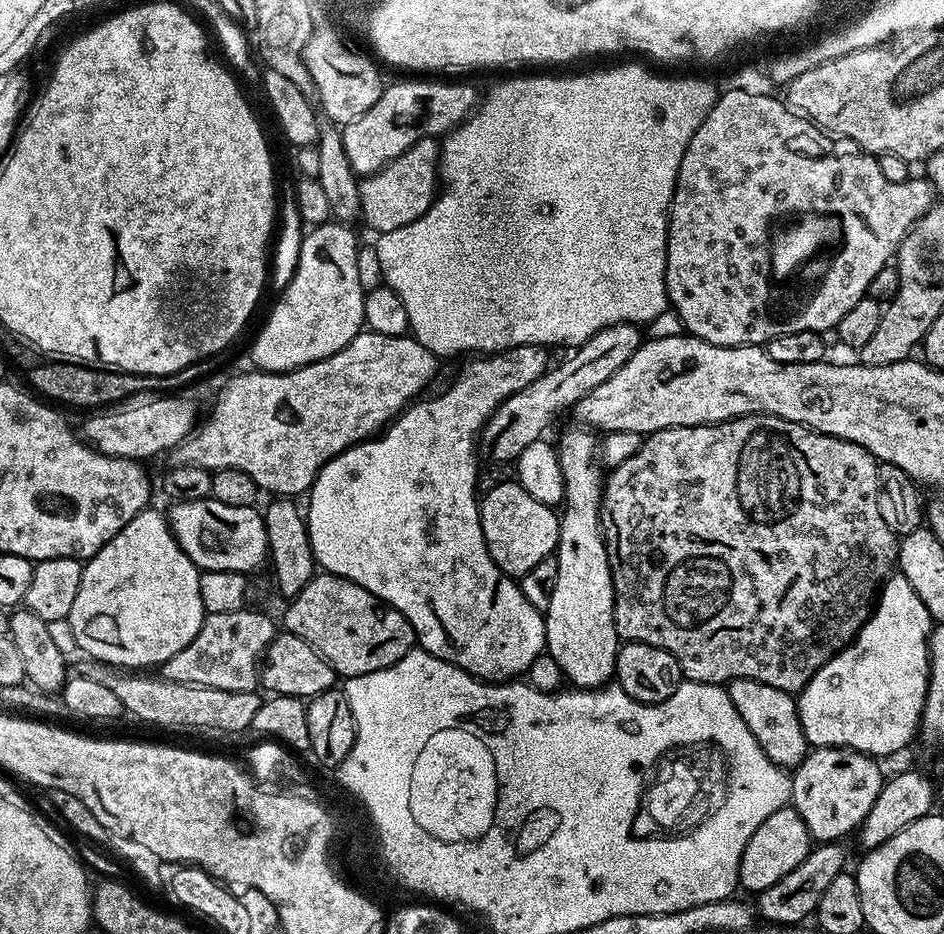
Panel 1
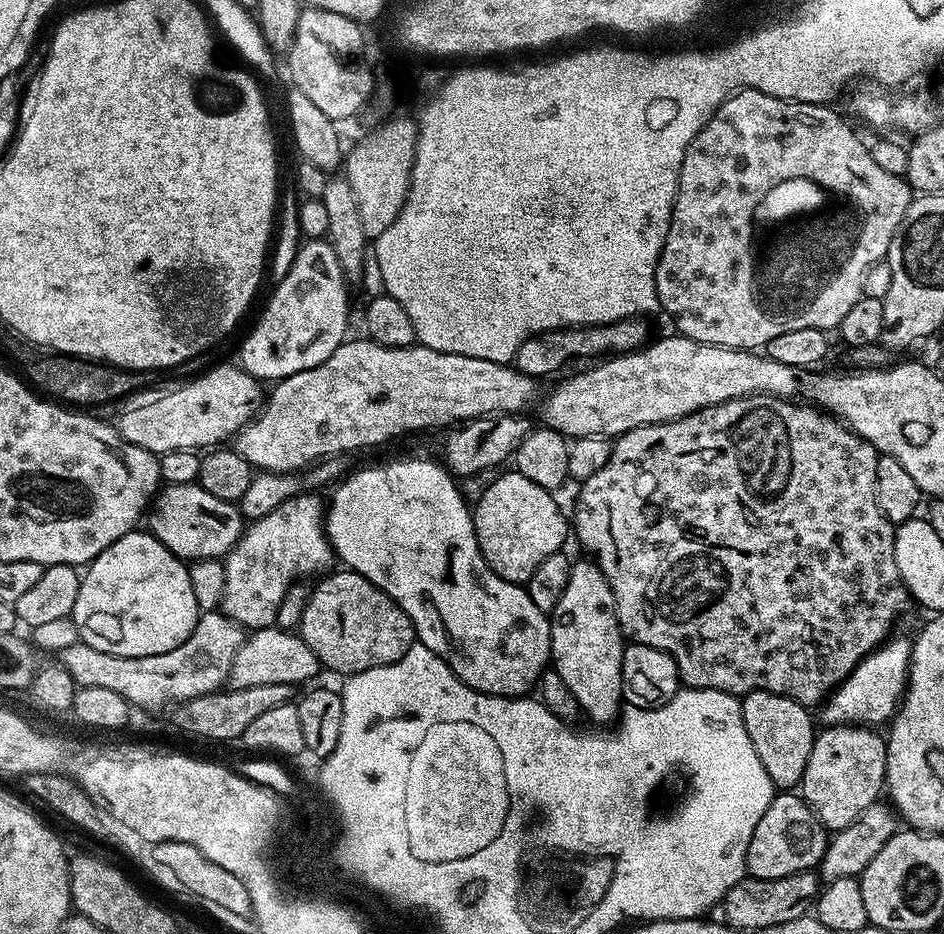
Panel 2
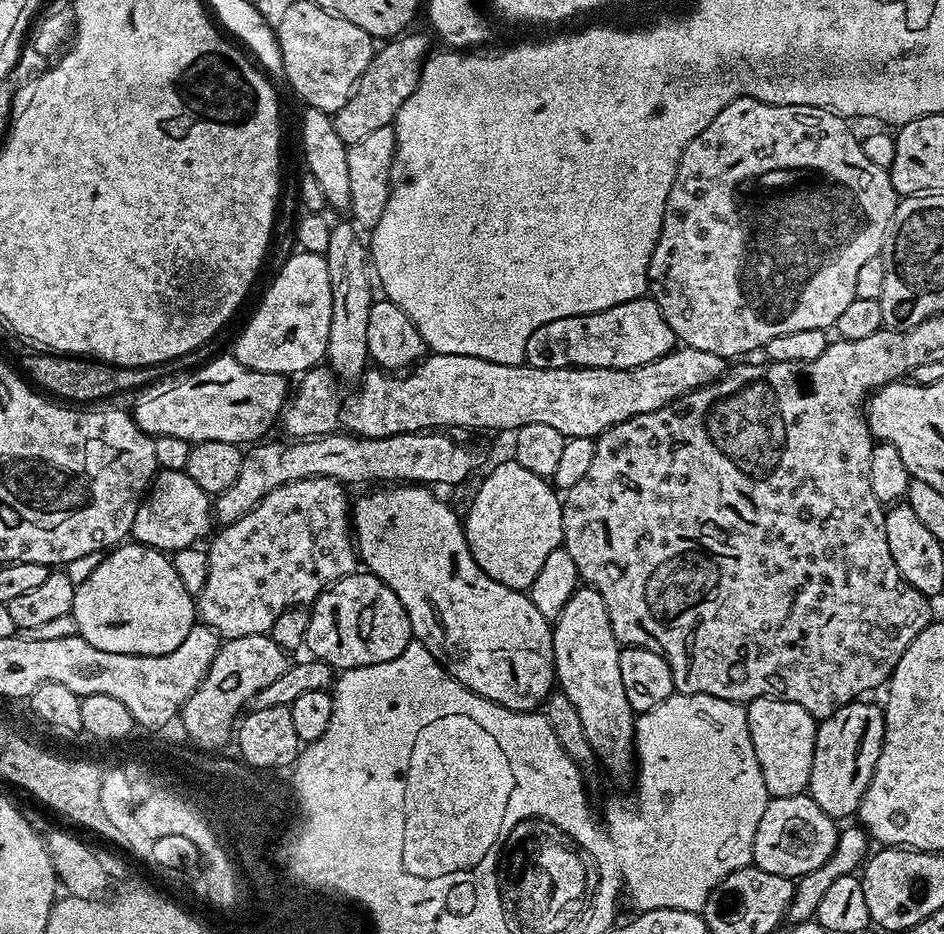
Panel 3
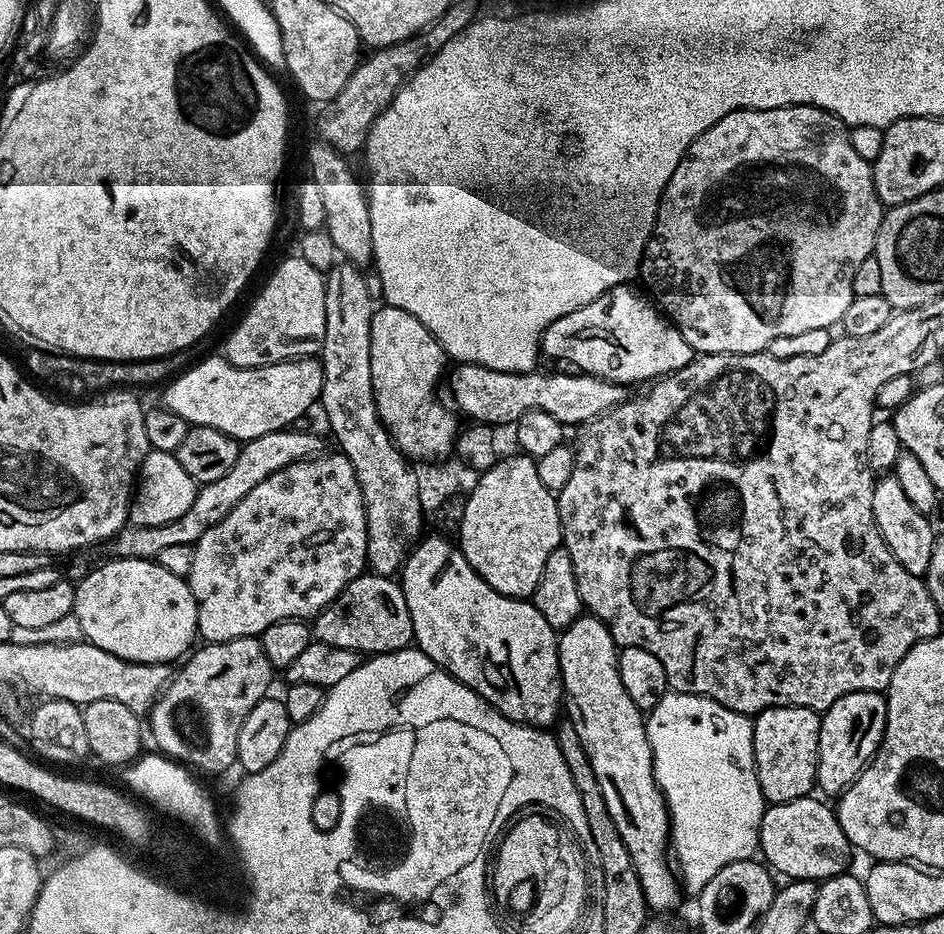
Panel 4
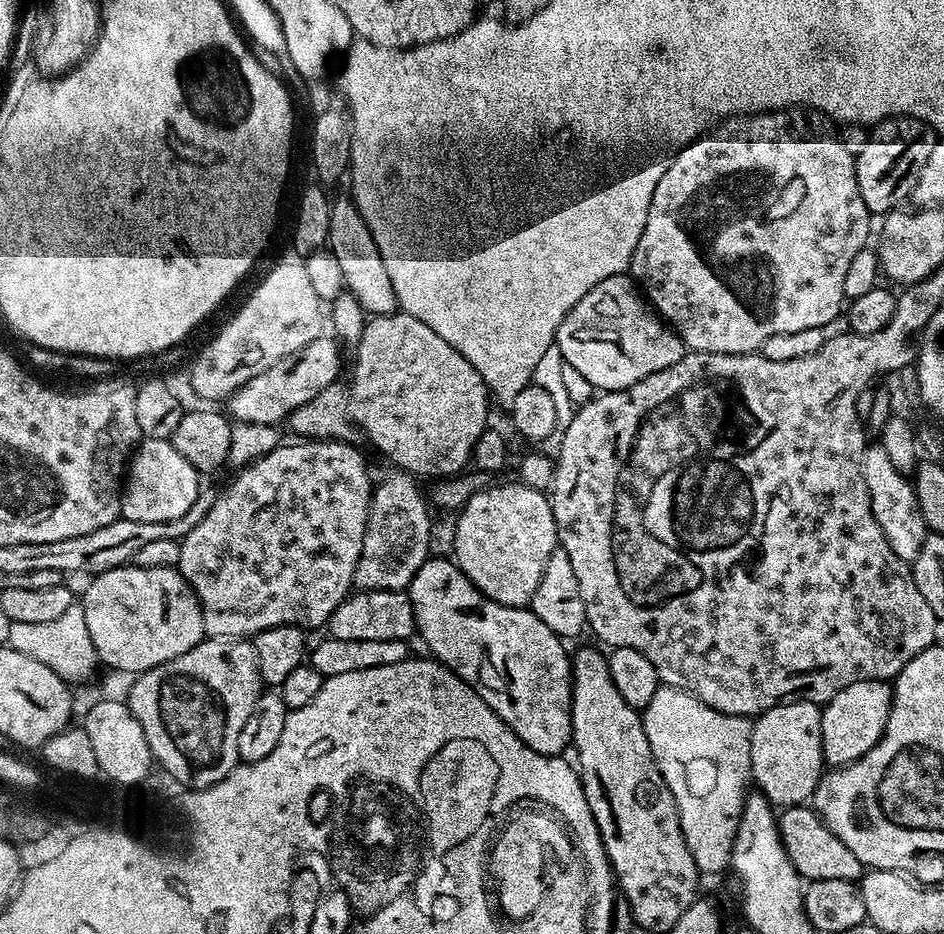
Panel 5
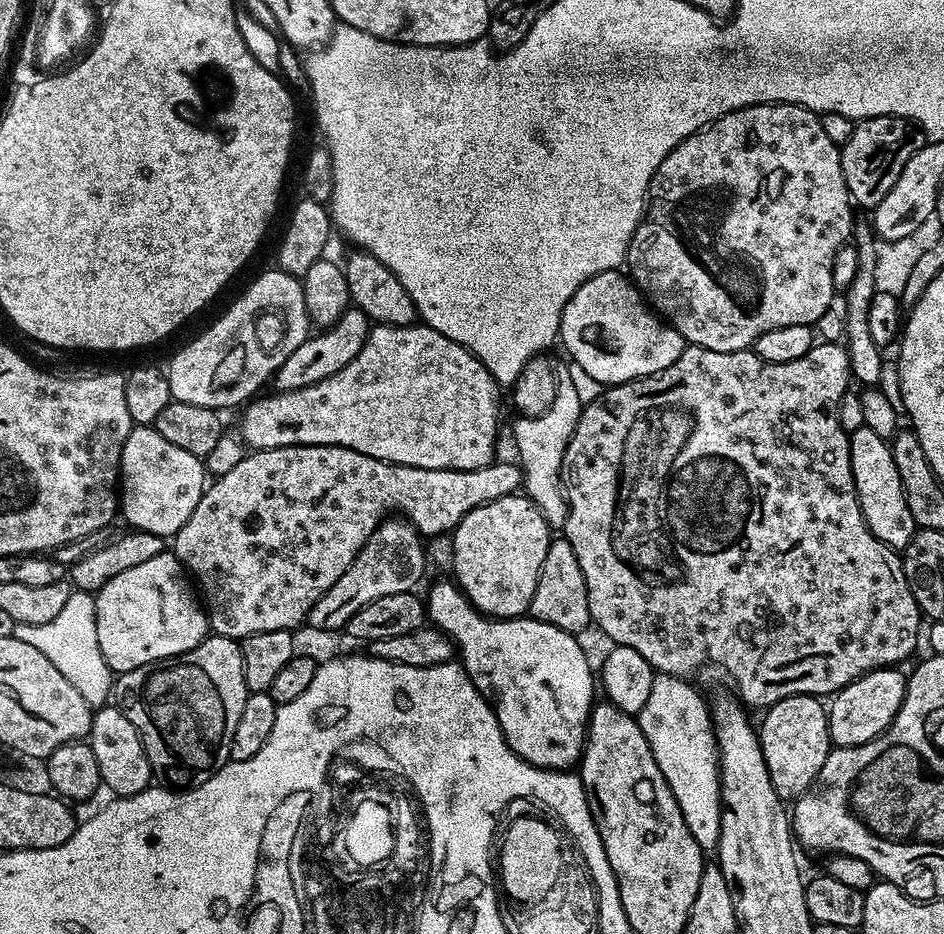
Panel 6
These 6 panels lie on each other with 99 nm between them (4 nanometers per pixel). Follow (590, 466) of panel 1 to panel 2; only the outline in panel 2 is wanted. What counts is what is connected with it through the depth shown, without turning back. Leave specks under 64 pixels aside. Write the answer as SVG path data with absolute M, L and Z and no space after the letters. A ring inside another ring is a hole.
M583 559L573 563L570 582L566 582L562 598L558 598L556 608L550 613L550 660L554 671L562 674L566 686L570 686L574 698L578 698L581 713L596 723L593 725L608 726L622 711L622 654L626 640L616 617L616 603L610 582L606 582L604 572L591 559Z

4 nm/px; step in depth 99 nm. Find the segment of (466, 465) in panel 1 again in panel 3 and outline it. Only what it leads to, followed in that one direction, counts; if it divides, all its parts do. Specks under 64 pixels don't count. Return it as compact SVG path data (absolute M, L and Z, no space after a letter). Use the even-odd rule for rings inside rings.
M651 298L627 300L589 316L571 316L538 326L526 342L525 361L533 368L641 368L677 347L674 330ZM424 486L389 488L389 492L372 492L354 504L354 539L363 567L398 594L410 618L413 637L462 686L514 712L537 711L552 695L556 684L549 620L538 614L538 606L527 594L494 582L474 562L461 517L452 511L451 503L443 504L432 493L435 491Z

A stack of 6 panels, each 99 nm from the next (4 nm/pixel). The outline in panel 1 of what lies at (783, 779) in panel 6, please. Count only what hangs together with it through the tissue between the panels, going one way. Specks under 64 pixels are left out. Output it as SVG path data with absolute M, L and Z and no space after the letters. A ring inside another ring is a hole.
M734 680L727 685L728 697L734 702L738 714L742 714L742 722L750 726L750 734L762 746L766 758L785 770L798 767L810 751L806 734L802 730L800 715L796 709L797 701L793 693L778 690L778 686L766 686L766 682L753 680Z

